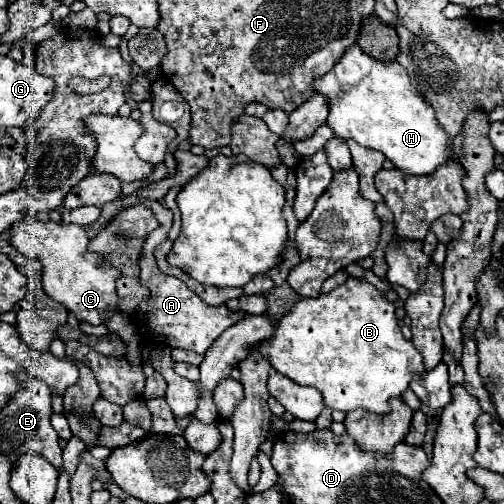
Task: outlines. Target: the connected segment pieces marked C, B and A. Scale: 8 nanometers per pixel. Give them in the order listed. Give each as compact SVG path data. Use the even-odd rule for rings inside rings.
M36 211L24 213L24 217L10 227L10 245L18 249L28 261L38 259L44 265L42 285L44 291L72 311L78 321L88 321L92 325L104 323L112 311L118 309L116 279L118 271L104 263L104 259L86 249L88 237L82 227L72 227L66 223L54 223L46 217L36 215Z
M348 277L346 283L338 285L338 287L332 289L328 295L322 293L322 295L318 295L316 299L300 299L300 301L280 319L280 323L278 323L274 335L272 335L268 341L262 341L262 343L258 345L258 351L272 363L272 367L274 367L278 373L290 377L292 381L296 381L296 383L300 383L300 385L316 387L316 389L322 393L326 407L330 407L330 409L340 409L340 411L344 411L344 413L348 413L348 411L352 411L352 409L358 409L358 407L368 409L368 411L374 411L374 413L388 413L388 411L390 411L390 397L400 397L400 395L408 389L408 383L412 381L412 377L414 377L416 373L424 373L424 371L426 371L424 365L422 365L422 357L420 357L418 349L416 349L410 341L406 341L406 339L402 337L402 331L400 331L398 321L396 321L396 315L394 315L394 303L390 303L376 287L372 287L372 285L366 283L364 279L356 279L356 277Z
M144 200L140 202L152 209L160 223L159 227L146 237L146 241L142 245L144 253L140 257L140 283L150 289L150 297L146 301L142 301L140 307L136 309L136 317L140 317L138 323L144 329L144 341L152 343L152 345L156 345L156 343L166 345L172 349L178 347L178 349L190 349L196 353L206 353L208 347L212 345L212 341L218 339L224 329L238 323L244 317L244 313L230 311L226 305L212 307L212 305L204 303L194 291L190 291L186 287L184 281L164 275L158 269L156 259L154 259L154 247L166 240L173 223L173 214L159 201Z

